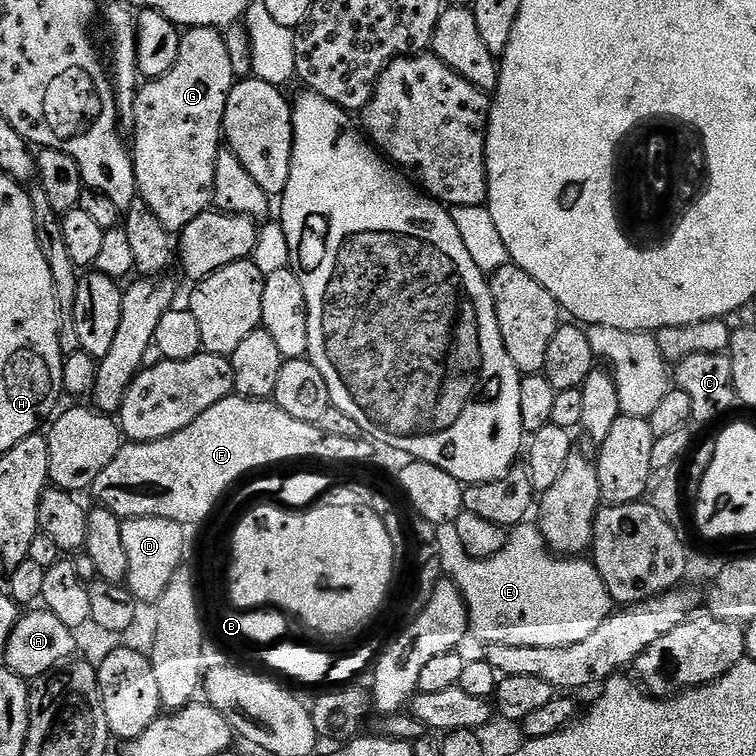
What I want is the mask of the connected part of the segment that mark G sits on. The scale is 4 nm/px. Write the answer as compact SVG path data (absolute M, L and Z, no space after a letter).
M190 28L181 35L178 46L178 62L166 74L162 74L156 80L150 80L139 85L136 100L132 104L130 119L132 119L132 140L130 136L130 151L132 154L132 165L136 175L136 191L139 199L150 206L158 222L166 226L168 231L176 234L186 227L194 218L198 218L203 212L209 211L214 204L214 185L216 182L216 159L222 150L222 133L224 131L224 115L226 114L226 98L230 98L230 90L238 73L232 65L232 56L228 53L228 44L223 40L221 33L215 28Z

